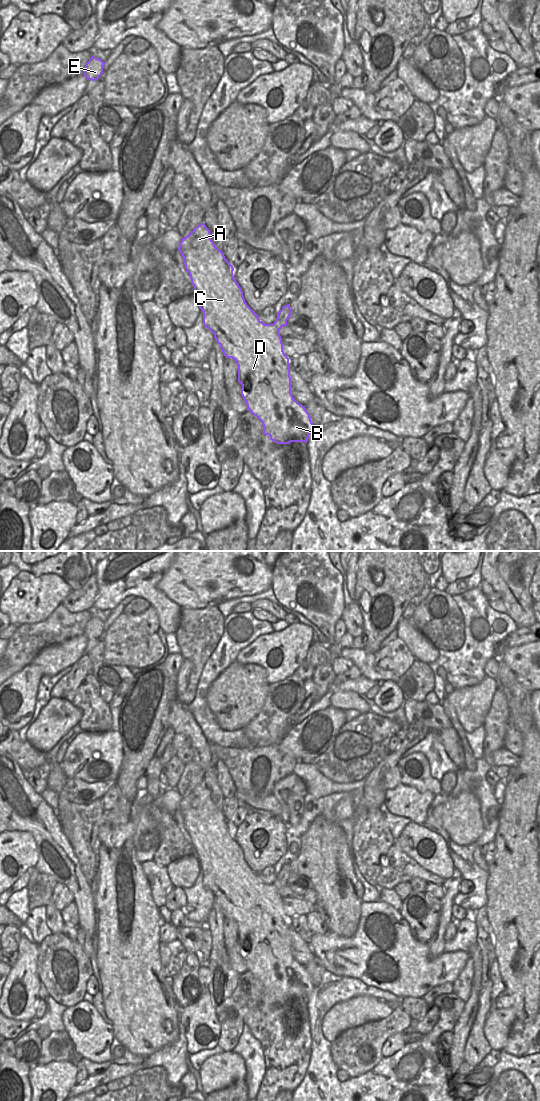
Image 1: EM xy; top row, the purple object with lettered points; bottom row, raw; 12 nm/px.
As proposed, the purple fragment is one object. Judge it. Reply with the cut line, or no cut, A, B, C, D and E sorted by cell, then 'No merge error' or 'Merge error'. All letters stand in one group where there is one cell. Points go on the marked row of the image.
No split. Groups: A B C D E. No merge error.

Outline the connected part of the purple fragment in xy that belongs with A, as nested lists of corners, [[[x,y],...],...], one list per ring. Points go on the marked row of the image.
[[[205,223],[199,224],[182,238],[178,250],[182,254],[186,271],[190,275],[191,284],[199,301],[199,308],[203,312],[203,325],[213,334],[220,345],[225,358],[232,358],[238,365],[238,382],[242,385],[241,395],[247,405],[247,411],[256,416],[263,425],[263,434],[269,435],[270,440],[277,444],[291,442],[306,442],[314,429],[310,414],[305,406],[298,403],[291,394],[291,377],[289,359],[283,351],[282,338],[279,334],[292,314],[290,304],[282,307],[277,313],[273,324],[263,323],[245,302],[243,291],[233,276],[234,268],[226,260],[223,252],[219,250],[211,239],[210,230]]]

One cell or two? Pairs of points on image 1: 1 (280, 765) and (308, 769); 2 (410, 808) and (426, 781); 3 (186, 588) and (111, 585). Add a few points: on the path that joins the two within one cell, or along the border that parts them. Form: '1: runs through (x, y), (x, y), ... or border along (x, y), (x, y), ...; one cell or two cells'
1: border along (296, 761), (293, 772); two cells
2: border along (397, 786), (405, 784), (434, 795); two cells
3: border along (169, 566), (157, 586), (175, 603); two cells

